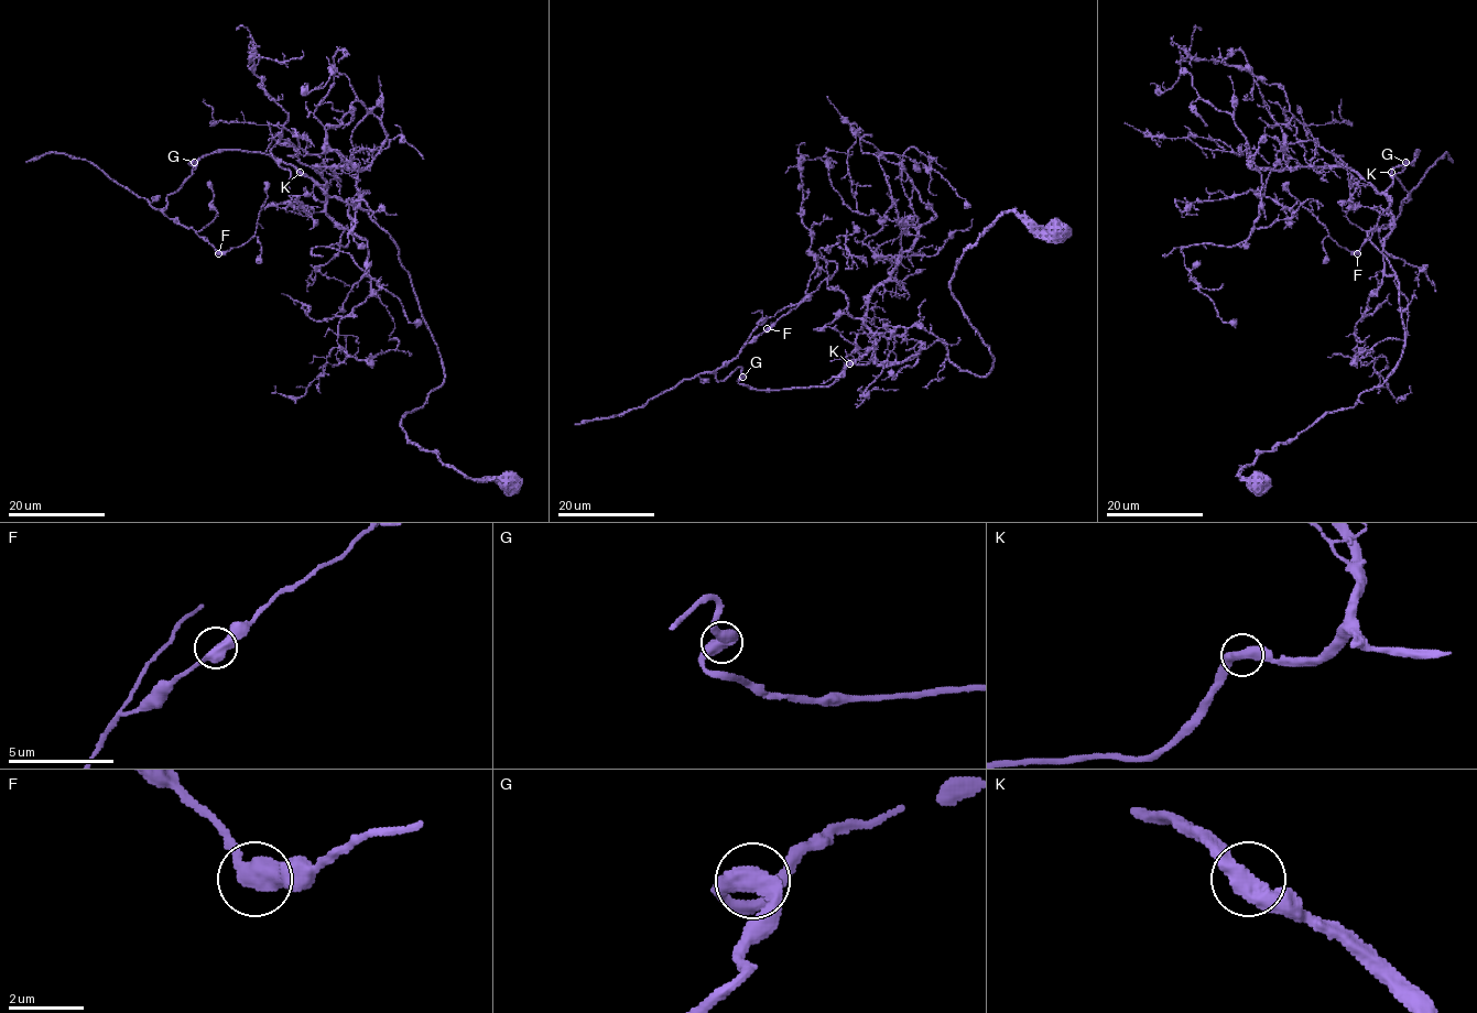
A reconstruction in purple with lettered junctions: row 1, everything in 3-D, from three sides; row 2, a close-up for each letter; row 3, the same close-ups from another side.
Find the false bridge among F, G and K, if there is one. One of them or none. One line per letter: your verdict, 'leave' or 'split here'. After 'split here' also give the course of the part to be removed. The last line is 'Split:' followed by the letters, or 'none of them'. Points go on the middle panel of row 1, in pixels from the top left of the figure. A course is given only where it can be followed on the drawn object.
F: leave
G: leave
K: leave
Split: none of them

